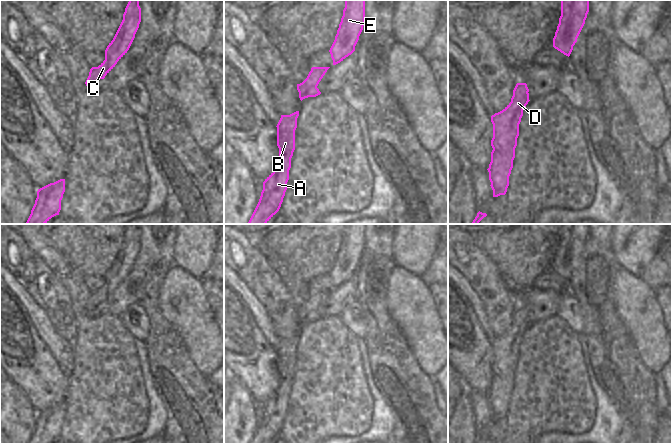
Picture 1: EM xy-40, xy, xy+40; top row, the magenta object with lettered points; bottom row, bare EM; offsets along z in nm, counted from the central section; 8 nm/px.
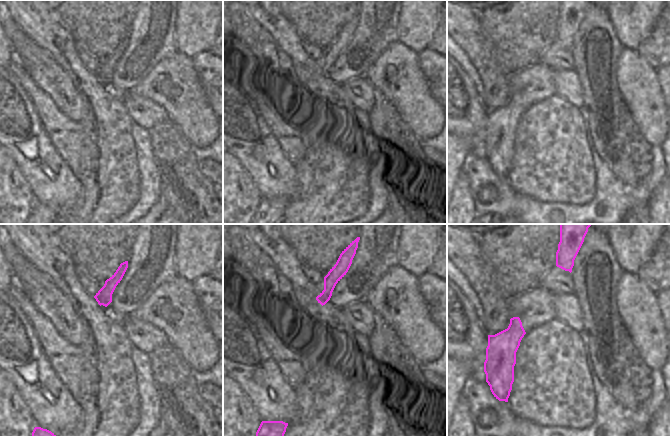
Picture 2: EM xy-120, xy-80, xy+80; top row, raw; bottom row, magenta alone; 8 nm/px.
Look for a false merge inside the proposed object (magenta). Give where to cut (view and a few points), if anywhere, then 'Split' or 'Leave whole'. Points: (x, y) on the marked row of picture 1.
No split. Leave whole.

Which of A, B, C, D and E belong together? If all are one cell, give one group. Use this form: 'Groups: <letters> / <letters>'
Groups: A B C D E.

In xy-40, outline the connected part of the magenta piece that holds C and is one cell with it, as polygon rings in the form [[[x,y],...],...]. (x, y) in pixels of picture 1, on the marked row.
[[[129,0],[123,20],[113,38],[105,50],[105,60],[98,66],[92,67],[89,76],[85,82],[87,90],[91,92],[91,88],[115,67],[117,62],[129,50],[135,34],[141,22],[141,8],[139,0]]]

